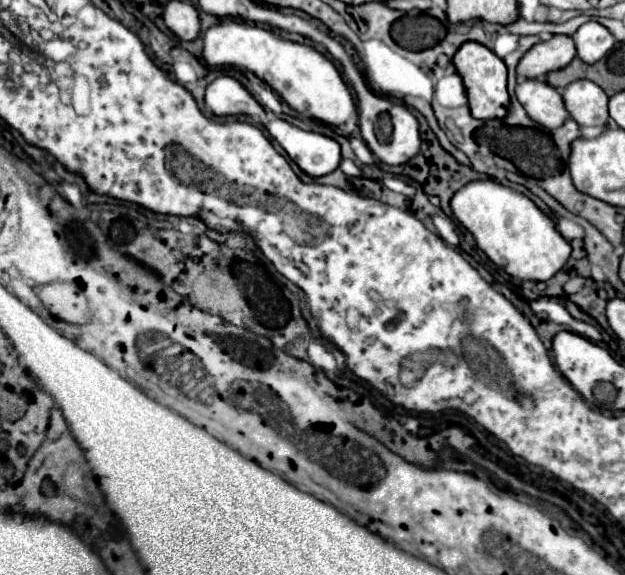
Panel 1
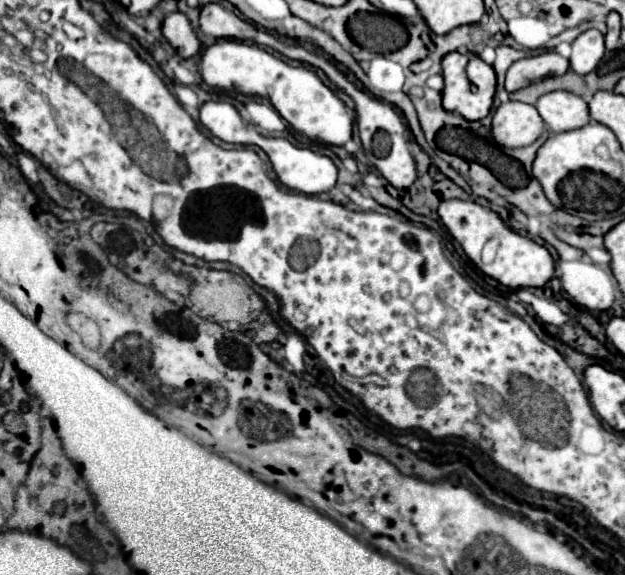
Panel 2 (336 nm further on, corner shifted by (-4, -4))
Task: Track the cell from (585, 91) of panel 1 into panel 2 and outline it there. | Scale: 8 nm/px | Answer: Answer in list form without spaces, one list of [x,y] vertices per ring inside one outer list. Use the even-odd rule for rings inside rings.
[[[548,92],[534,106],[550,132],[568,132],[590,122],[588,104],[572,92]]]

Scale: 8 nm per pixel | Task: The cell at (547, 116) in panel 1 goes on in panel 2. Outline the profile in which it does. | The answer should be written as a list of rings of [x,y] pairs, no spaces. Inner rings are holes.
[[[504,102],[492,118],[492,138],[502,148],[522,148],[532,144],[544,130],[538,110],[524,102]]]

